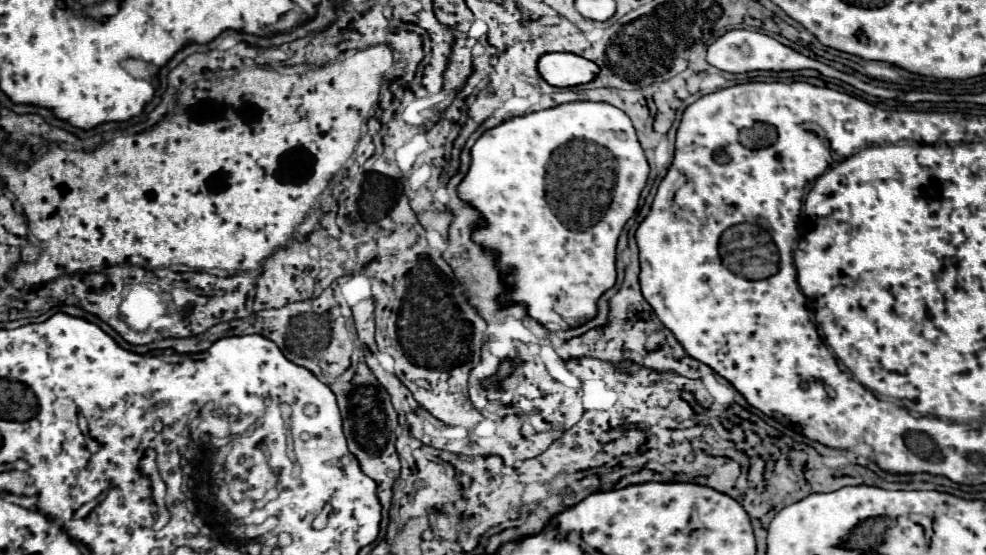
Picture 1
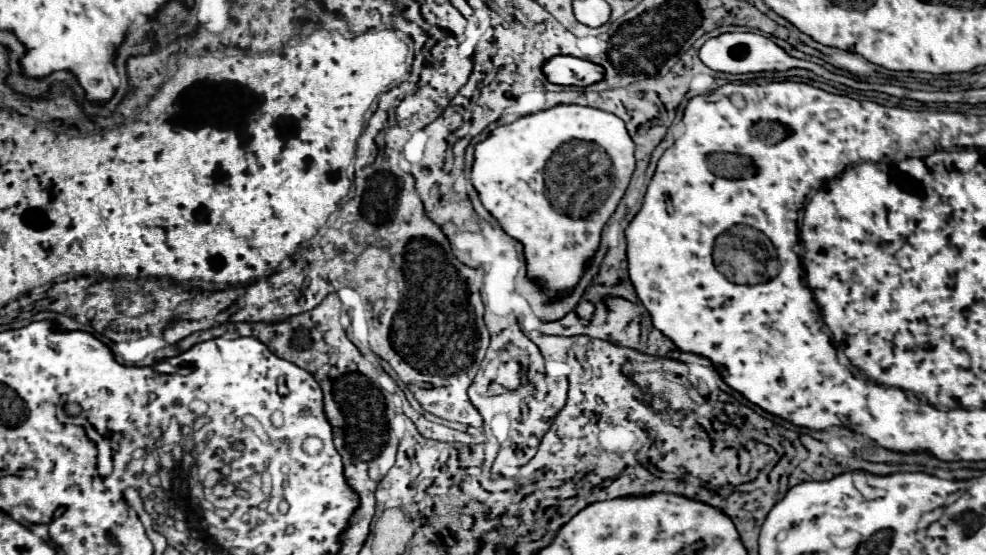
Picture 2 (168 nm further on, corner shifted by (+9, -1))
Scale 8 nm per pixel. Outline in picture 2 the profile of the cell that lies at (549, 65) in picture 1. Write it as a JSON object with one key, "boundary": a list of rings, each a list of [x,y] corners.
{"boundary":[[[553,56],[545,62],[543,72],[549,82],[563,86],[589,86],[603,80],[603,66],[593,64],[589,60],[581,60],[575,56]]]}

